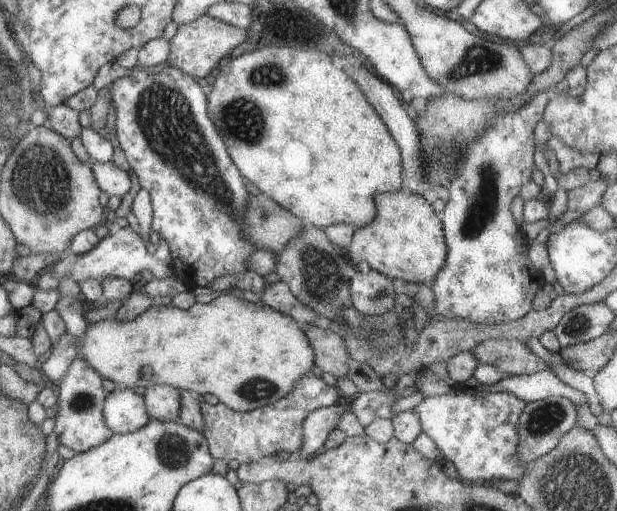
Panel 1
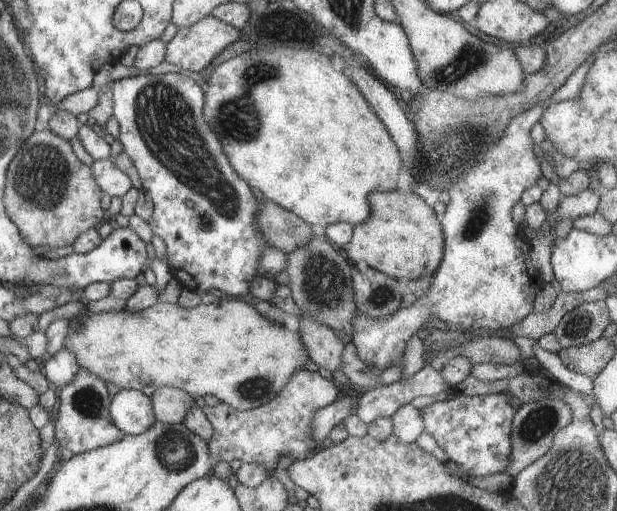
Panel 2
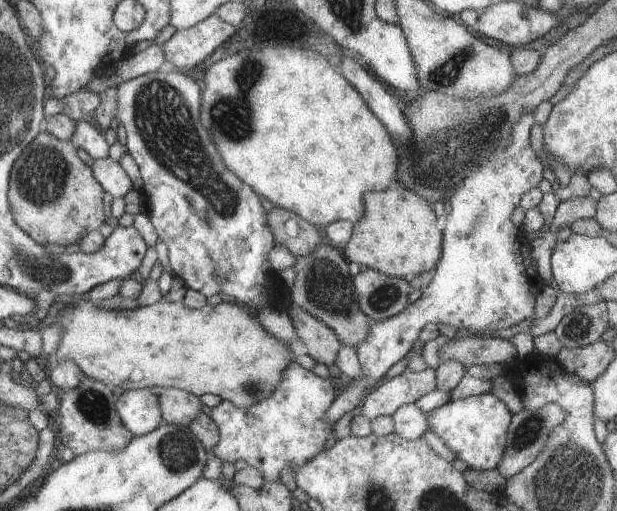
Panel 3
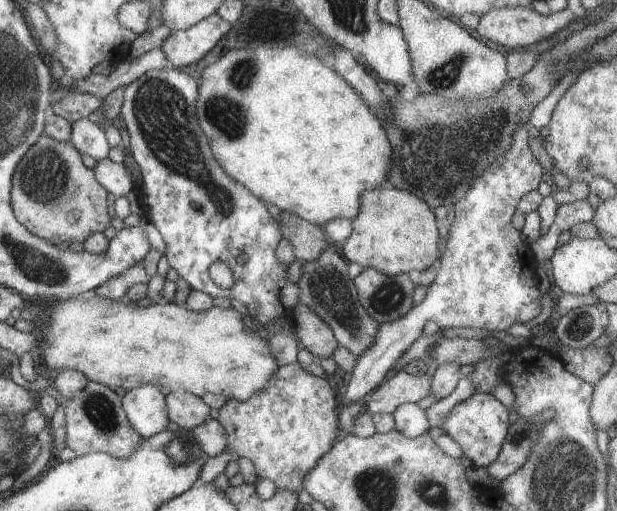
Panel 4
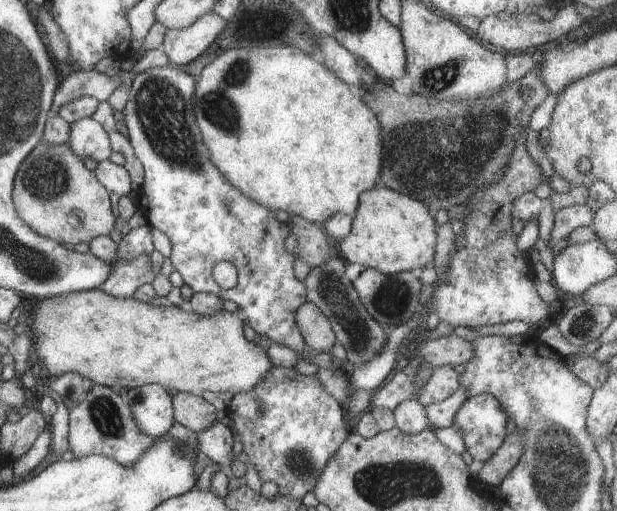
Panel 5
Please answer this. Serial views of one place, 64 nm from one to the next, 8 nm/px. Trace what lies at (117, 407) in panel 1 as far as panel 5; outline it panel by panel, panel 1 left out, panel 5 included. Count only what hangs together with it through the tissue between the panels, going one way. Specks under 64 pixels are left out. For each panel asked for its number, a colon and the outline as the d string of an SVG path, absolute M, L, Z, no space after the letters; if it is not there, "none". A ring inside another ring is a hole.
2: M119 390L111 398L111 422L121 432L125 432L125 436L141 436L145 430L149 430L157 422L151 396L145 396L141 390Z
3: M149 388L123 392L117 398L115 408L119 410L125 430L129 430L135 438L147 436L163 424L159 396L155 396Z
4: M139 386L125 392L121 400L127 420L131 422L133 432L137 432L139 436L151 438L171 426L167 414L167 398L165 394L161 394L159 386Z
5: M157 384L139 386L127 392L127 406L131 408L131 416L141 434L151 438L161 438L175 426L175 408L171 392Z

